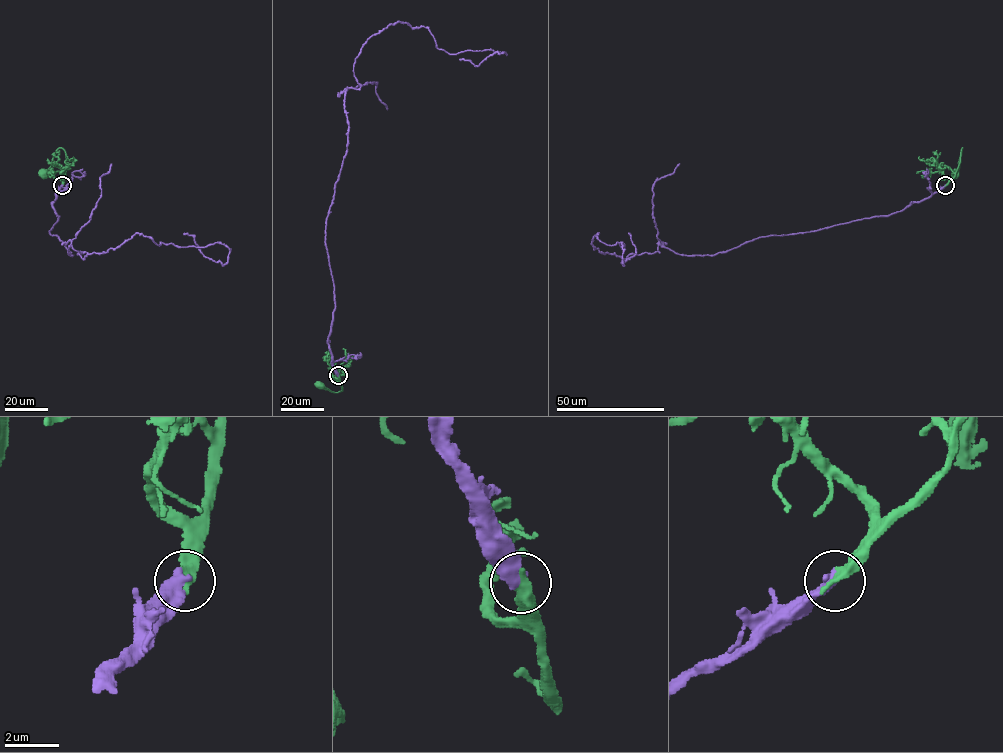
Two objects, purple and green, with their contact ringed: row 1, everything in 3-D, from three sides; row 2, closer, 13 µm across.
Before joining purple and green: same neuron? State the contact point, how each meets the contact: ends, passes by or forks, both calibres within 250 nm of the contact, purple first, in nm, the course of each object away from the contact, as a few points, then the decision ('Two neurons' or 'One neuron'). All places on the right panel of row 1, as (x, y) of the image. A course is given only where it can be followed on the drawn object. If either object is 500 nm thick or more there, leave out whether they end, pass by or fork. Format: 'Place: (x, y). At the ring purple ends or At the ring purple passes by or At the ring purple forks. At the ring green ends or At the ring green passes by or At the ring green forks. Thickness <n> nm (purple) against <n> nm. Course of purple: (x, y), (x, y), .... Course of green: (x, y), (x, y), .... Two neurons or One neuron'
Place: (945, 185). At the ring purple ends. At the ring green ends. Thickness 480 nm (purple) against 400 nm. Course of purple: (945, 185), (712, 255), (591, 244), (622, 243), (623, 264), (629, 233). Course of green: (945, 185), (955, 176), (962, 148), (956, 174). One neuron

